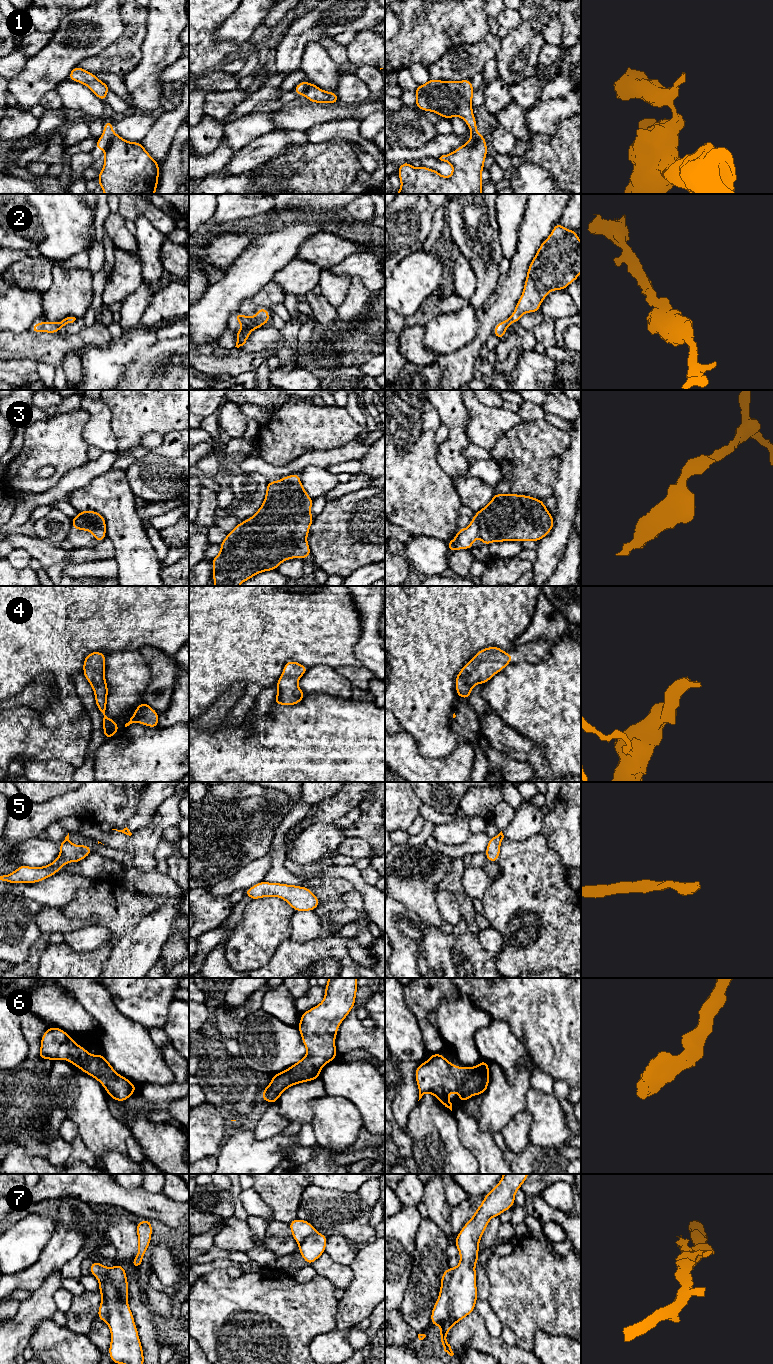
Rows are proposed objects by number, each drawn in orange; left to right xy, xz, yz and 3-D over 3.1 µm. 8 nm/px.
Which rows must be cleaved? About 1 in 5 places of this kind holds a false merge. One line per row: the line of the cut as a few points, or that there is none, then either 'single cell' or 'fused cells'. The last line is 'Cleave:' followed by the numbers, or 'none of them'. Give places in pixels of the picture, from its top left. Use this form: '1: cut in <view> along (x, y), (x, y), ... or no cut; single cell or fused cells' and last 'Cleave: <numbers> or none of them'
1: cut in xy along (113, 132), (109, 144), (105, 148); fused cells
2: no cut; single cell
3: no cut; single cell
4: no cut; single cell
5: no cut; single cell
6: no cut; single cell
7: cut in xy along (108, 1280), (103, 1289), (108, 1310), (106, 1321); fused cells
Cleave: 1, 7

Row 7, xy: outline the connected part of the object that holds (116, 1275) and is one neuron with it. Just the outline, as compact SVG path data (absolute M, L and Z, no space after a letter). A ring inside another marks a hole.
M95 1260L89 1267L89 1272L94 1275L99 1281L99 1292L102 1296L101 1303L98 1309L97 1318L101 1321L107 1322L108 1320L108 1305L105 1302L103 1291L105 1283L109 1281L117 1290L119 1294L119 1299L122 1302L128 1302L129 1293L128 1293L128 1280L125 1272L125 1268L116 1264L114 1267L106 1267Z

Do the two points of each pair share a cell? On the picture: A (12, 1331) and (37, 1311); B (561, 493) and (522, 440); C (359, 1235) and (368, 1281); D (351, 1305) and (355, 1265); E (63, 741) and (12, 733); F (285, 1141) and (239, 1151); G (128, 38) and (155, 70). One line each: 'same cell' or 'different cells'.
A: same cell
B: different cells
C: different cells
D: same cell
E: same cell
F: same cell
G: different cells

